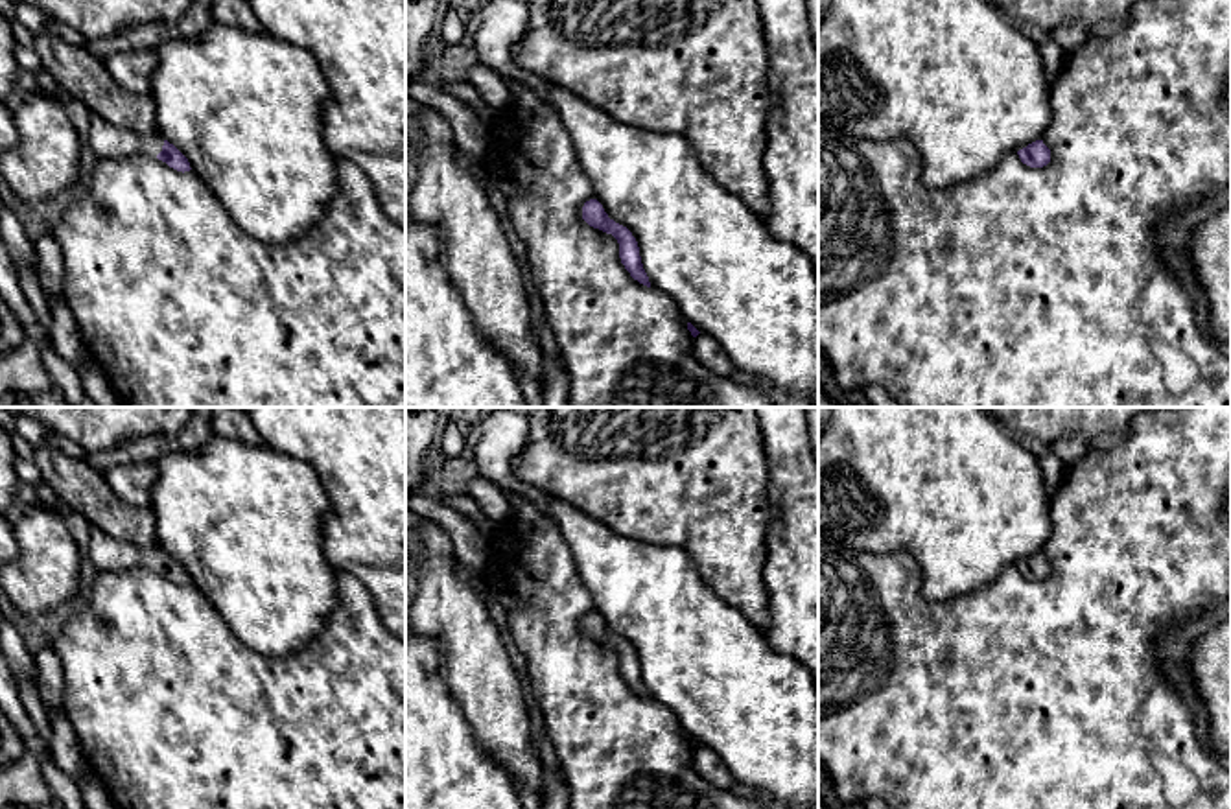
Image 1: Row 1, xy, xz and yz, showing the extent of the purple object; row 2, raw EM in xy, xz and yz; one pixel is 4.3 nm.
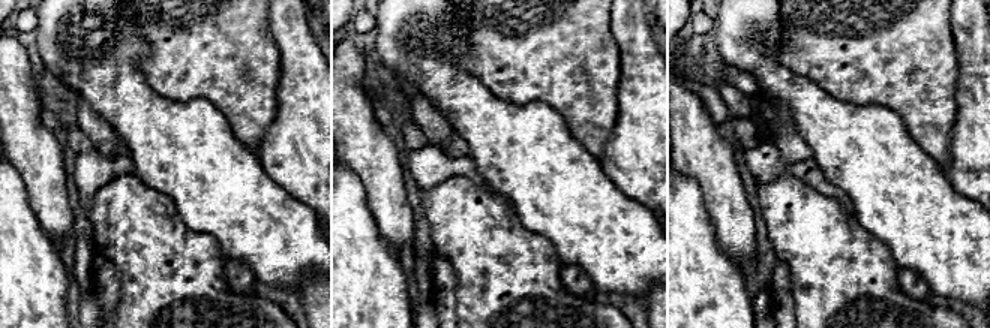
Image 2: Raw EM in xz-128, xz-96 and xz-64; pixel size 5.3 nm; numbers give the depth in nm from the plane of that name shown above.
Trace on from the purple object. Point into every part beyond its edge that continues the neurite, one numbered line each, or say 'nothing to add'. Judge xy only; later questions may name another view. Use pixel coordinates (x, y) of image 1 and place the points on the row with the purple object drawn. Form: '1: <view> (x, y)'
1: xy (109, 142)

